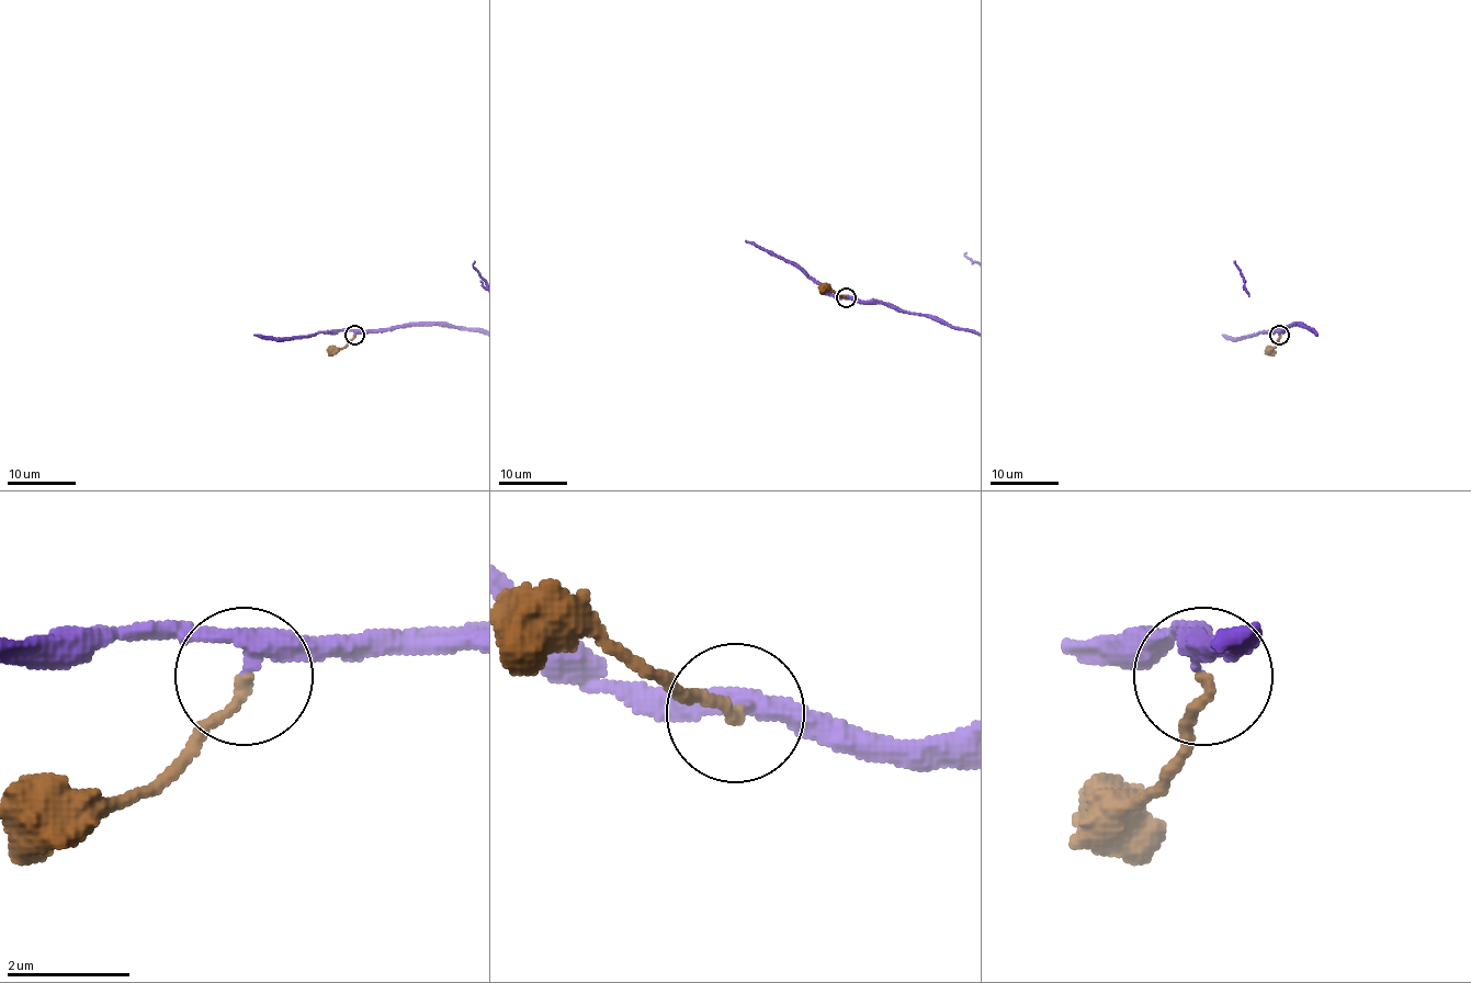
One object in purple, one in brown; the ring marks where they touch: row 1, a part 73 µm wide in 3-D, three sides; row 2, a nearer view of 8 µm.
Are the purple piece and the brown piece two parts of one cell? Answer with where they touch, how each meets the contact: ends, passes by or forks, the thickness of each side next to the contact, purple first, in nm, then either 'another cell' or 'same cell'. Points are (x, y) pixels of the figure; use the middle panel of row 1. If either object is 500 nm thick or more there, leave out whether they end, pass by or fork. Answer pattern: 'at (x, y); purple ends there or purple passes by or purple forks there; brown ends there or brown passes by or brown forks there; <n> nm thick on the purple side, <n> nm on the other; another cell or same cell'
at (846, 297); purple passes by; brown ends there; 280 nm thick on the purple side, 160 nm on the other; same cell

